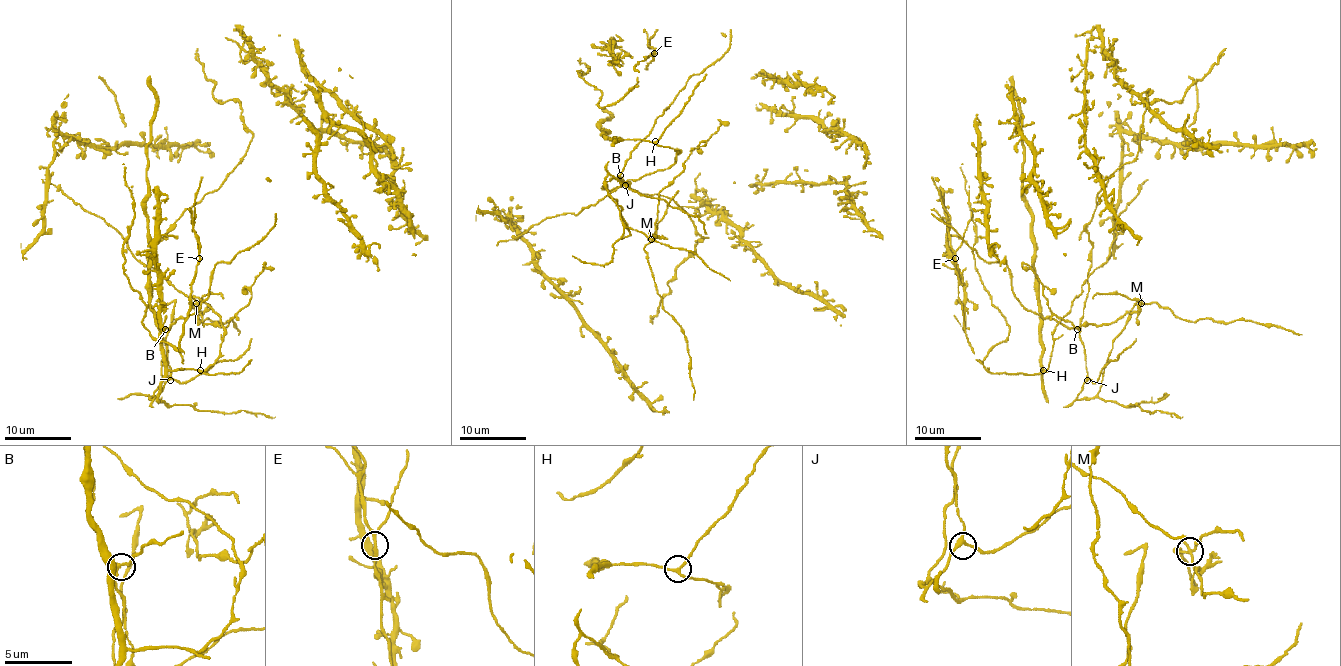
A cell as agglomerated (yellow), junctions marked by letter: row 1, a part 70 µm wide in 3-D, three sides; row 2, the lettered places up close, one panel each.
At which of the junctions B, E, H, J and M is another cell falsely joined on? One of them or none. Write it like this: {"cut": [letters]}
{"cut": ["M"]}

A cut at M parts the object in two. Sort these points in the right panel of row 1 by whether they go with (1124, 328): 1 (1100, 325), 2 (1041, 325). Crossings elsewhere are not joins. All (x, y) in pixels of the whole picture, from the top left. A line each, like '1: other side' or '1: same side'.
1: other side
2: same side

